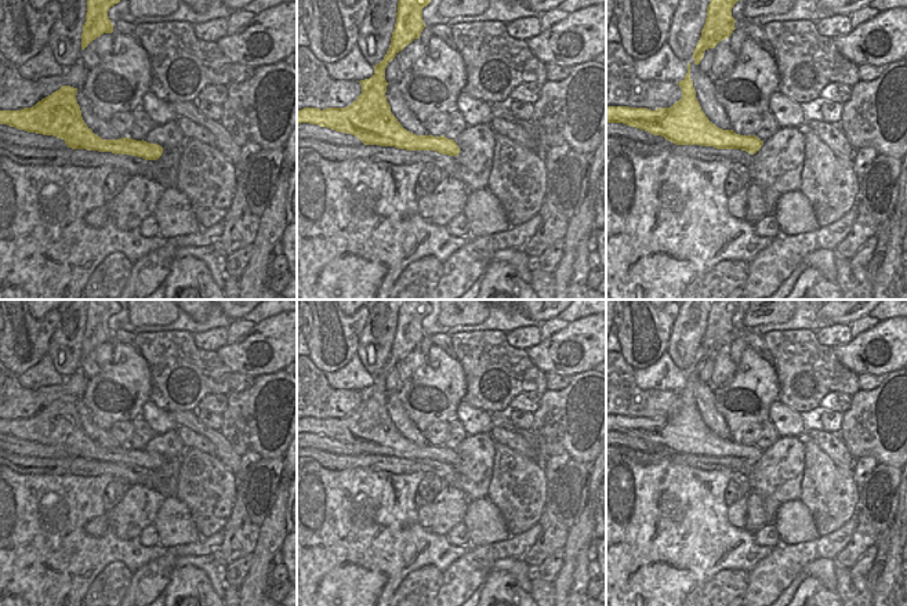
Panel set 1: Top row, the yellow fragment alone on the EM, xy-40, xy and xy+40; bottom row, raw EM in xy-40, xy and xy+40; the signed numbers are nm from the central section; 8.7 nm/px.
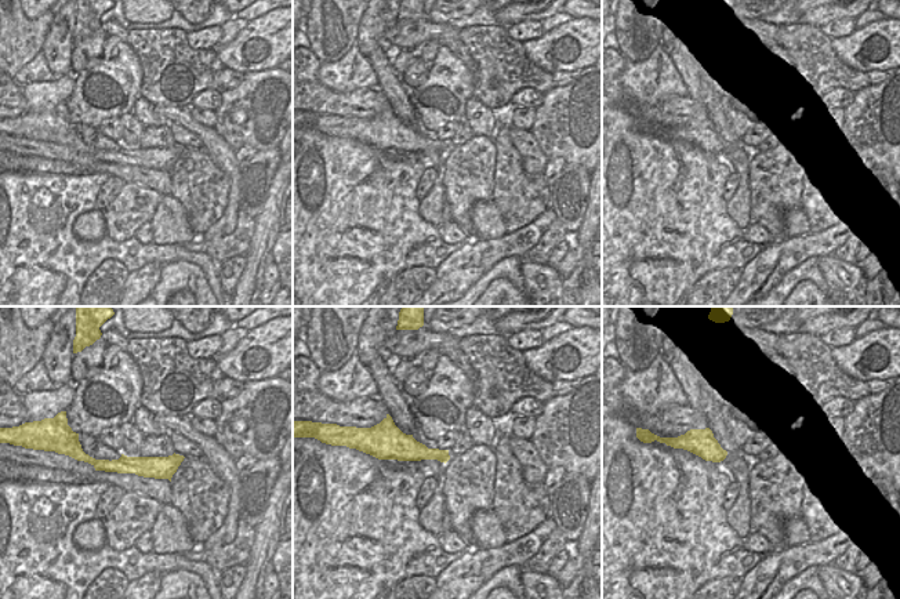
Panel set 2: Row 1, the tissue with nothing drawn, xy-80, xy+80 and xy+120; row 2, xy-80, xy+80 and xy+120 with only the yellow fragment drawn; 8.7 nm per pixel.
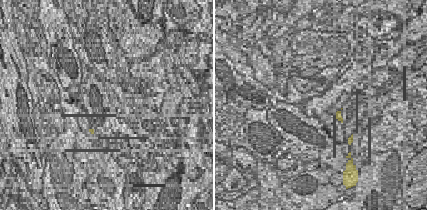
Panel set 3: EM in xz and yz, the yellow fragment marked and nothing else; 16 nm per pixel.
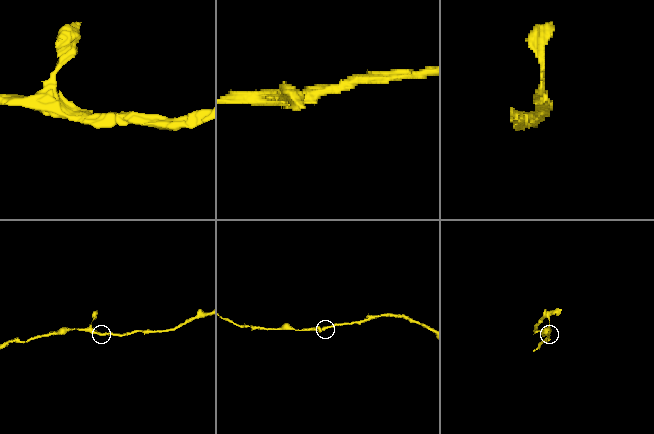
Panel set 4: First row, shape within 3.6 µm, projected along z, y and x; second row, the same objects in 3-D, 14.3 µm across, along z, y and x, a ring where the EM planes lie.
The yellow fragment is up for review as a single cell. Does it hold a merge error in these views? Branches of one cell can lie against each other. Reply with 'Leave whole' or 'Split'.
Leave whole

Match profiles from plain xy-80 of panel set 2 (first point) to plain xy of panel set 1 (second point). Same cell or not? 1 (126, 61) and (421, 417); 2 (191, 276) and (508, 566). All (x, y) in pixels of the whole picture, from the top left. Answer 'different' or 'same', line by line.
1: same
2: different

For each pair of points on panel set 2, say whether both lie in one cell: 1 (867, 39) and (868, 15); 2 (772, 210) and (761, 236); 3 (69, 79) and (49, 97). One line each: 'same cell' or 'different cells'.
1: different cells
2: different cells
3: same cell

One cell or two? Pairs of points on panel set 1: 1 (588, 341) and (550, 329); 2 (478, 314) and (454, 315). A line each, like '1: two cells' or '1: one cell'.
1: two cells
2: one cell

